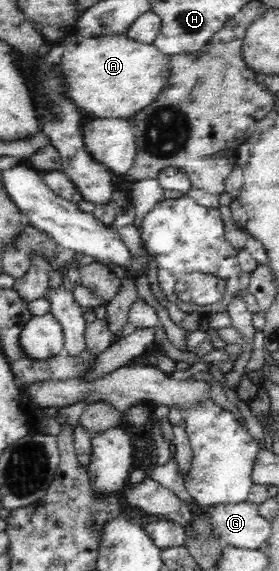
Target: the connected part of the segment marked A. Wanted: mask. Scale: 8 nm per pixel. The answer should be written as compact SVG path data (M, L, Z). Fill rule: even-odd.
M72 30L65 32L69 37L61 41L65 47L61 57L61 77L65 77L65 96L73 100L77 107L92 117L119 117L131 119L137 111L147 107L157 99L165 87L170 73L169 56L161 53L154 44L141 44L127 35L80 37Z

